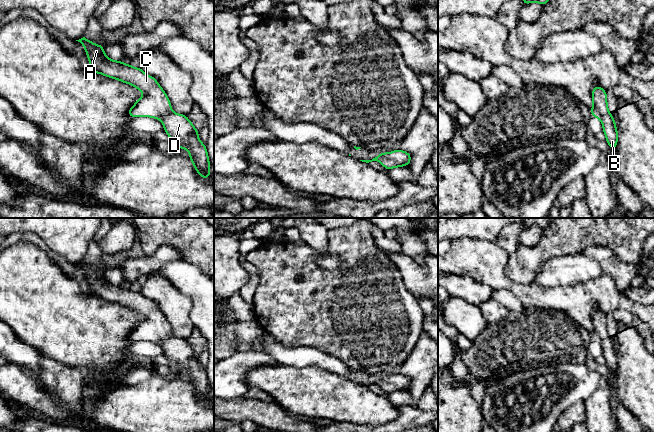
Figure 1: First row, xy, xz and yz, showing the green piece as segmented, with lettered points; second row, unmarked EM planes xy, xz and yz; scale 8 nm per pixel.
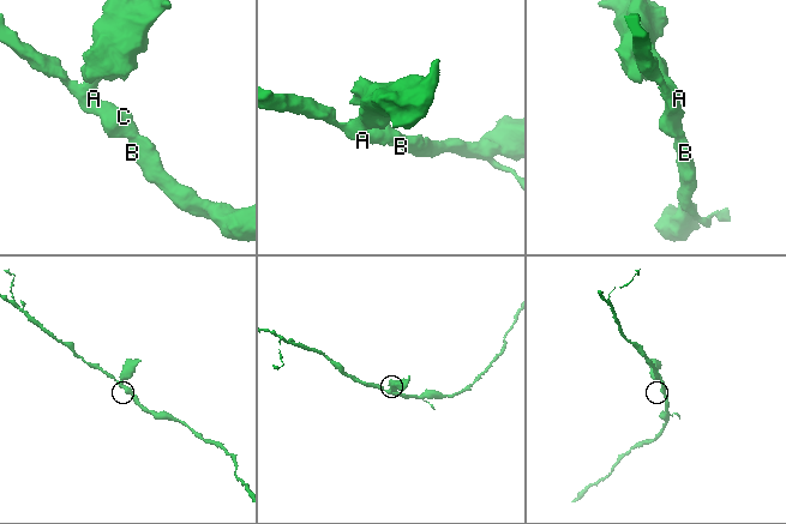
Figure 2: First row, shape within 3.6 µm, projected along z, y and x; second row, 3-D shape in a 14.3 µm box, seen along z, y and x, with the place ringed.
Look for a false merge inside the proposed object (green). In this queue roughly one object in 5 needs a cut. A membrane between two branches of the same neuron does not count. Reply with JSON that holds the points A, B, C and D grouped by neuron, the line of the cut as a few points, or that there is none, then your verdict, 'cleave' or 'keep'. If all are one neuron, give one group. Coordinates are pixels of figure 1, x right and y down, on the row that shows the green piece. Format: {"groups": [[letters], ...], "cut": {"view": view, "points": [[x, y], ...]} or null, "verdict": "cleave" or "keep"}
{"groups": [["A", "B", "C", "D"]], "cut": null, "verdict": "keep"}

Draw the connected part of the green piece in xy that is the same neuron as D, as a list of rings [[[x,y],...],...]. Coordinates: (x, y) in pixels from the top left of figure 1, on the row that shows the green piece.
[[[85,37],[76,40],[80,42],[90,62],[90,71],[106,77],[130,84],[144,93],[144,96],[130,108],[129,117],[146,116],[158,118],[164,125],[164,132],[170,138],[169,142],[178,142],[178,151],[186,148],[196,172],[204,179],[210,177],[210,162],[207,149],[198,137],[198,130],[192,125],[186,115],[174,113],[165,91],[157,80],[122,61],[113,61],[102,51],[105,45],[96,45]]]

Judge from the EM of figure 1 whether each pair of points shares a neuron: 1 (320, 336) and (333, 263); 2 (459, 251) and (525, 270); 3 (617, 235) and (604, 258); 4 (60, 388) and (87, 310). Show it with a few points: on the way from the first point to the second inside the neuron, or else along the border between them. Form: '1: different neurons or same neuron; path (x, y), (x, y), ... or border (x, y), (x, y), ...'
1: different neurons; border (316, 252), (324, 268), (341, 263)
2: different neurons; border (509, 254), (505, 273), (513, 280), (522, 283)
3: different neurons; border (586, 248), (605, 246), (619, 259), (627, 263)
4: different neurons; border (46, 357), (69, 366), (84, 368), (88, 373)

